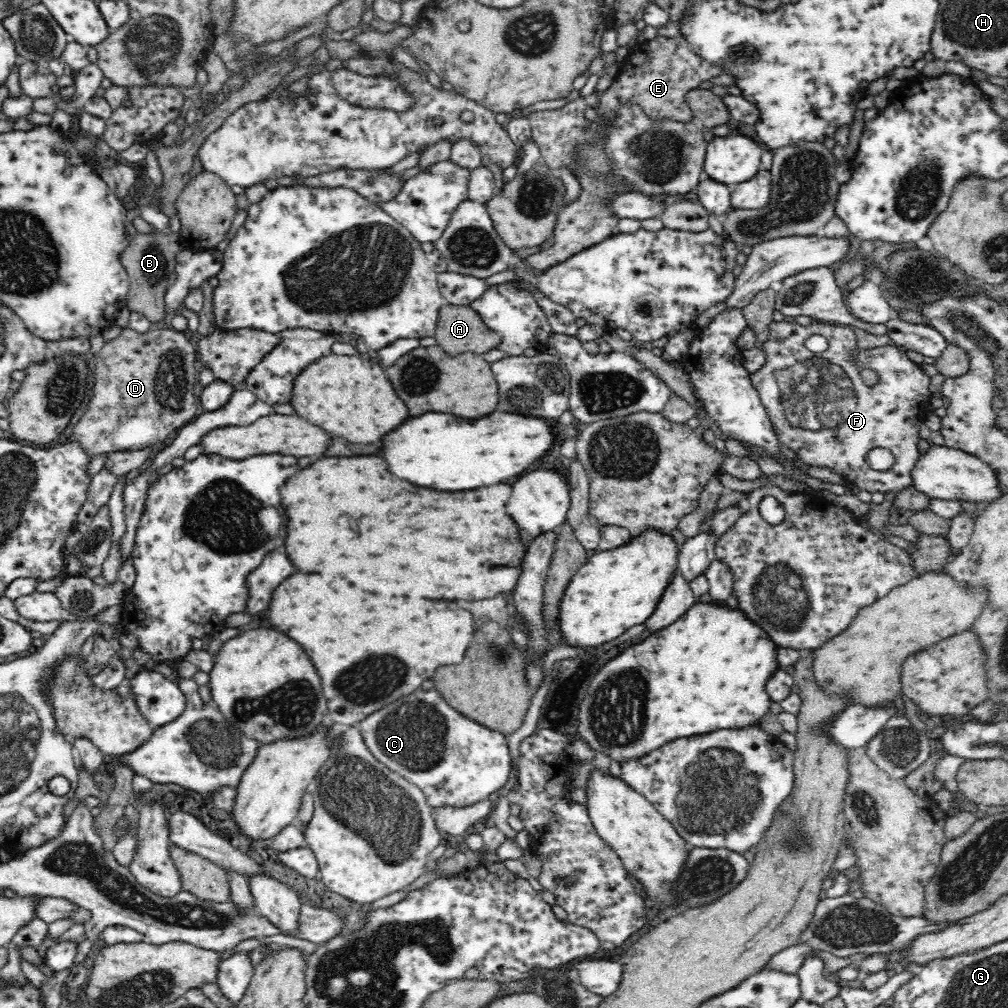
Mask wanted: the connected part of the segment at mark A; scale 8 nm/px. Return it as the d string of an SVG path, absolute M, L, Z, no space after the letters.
M444 305L439 312L435 338L448 354L490 352L503 341L484 324L481 316L469 305Z

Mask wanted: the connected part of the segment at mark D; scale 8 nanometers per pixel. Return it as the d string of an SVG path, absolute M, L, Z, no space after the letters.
M122 329L120 336L104 343L94 360L93 396L88 408L74 426L73 442L81 445L83 452L92 461L99 455L114 452L136 452L148 449L156 442L164 442L170 434L176 434L184 425L196 417L198 400L194 394L196 377L196 346L189 340L189 334L173 329L149 329L148 332L136 332Z

